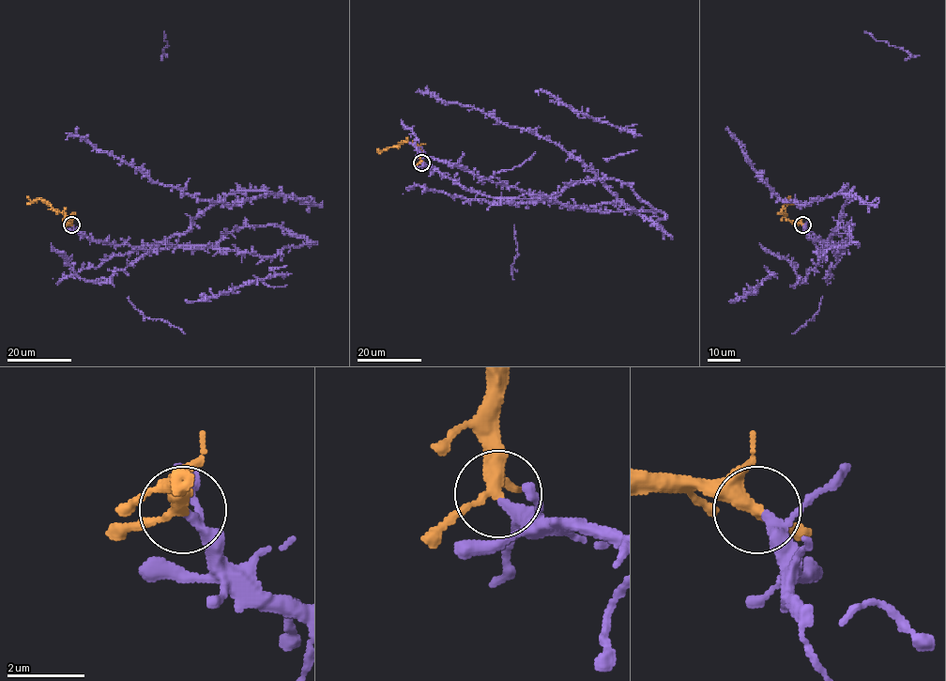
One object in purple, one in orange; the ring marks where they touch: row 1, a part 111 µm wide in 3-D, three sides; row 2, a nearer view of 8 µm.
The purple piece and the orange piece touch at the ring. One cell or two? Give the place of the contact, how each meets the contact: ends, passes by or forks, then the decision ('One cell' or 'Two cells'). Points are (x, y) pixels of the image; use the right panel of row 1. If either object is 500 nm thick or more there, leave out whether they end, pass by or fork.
Place: (802, 224). At the ring purple passes by. At the ring orange forks. One cell

